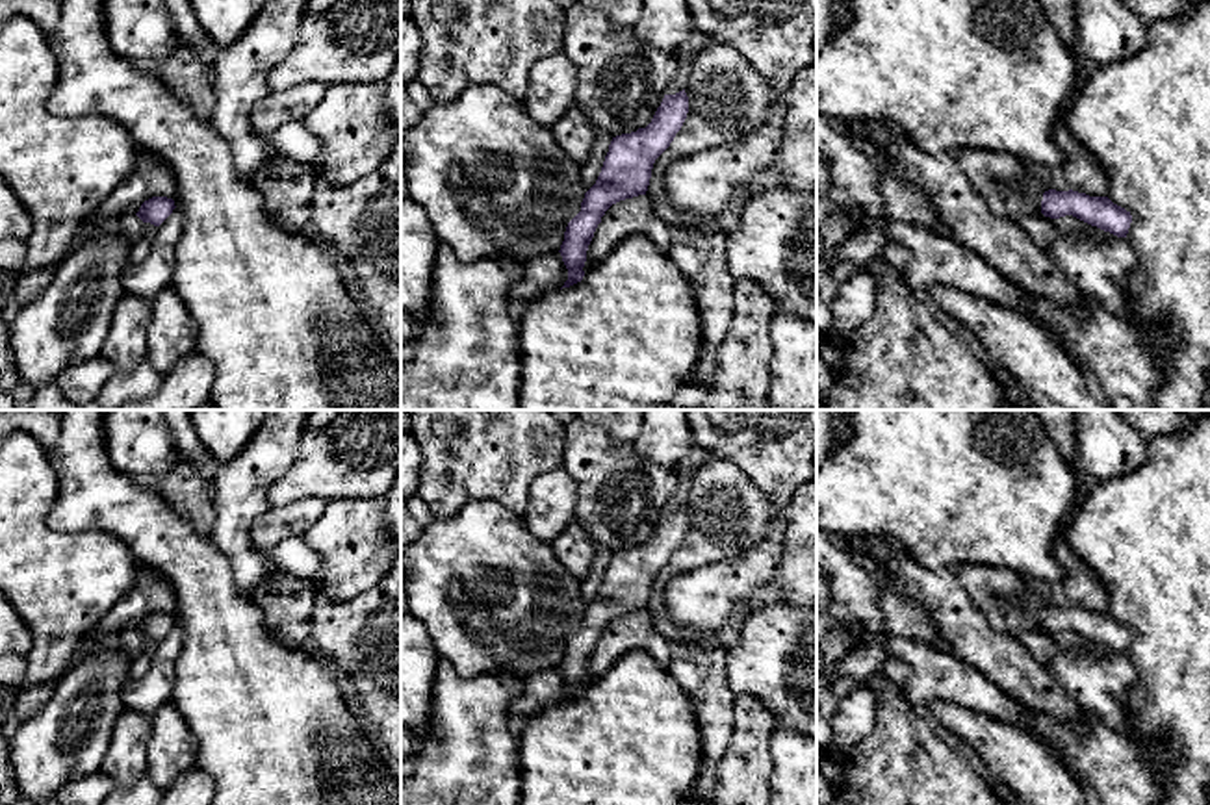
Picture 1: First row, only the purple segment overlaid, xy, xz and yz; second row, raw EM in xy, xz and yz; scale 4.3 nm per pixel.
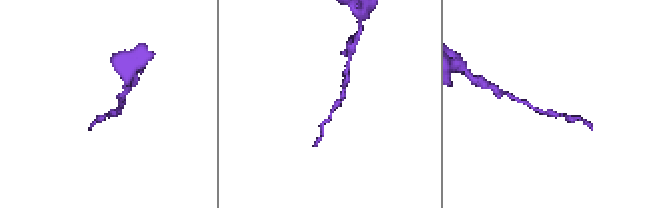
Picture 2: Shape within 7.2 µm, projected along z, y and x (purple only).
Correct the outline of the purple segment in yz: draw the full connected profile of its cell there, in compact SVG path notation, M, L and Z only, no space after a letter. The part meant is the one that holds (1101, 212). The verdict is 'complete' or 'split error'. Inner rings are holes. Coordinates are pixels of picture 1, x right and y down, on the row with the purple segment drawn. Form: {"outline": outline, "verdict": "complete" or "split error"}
{"outline": "M1073 189L1045 191L1041 200L1041 213L1050 219L1073 215L1117 237L1126 237L1132 223L1130 211L1113 204L1108 197L1089 197Z", "verdict": "complete"}

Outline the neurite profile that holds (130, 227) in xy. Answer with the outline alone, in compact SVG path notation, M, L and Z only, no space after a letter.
M141 150L134 172L119 184L91 219L109 236L121 234L130 245L143 236L143 221L135 215L152 197L173 198L176 178L156 154Z

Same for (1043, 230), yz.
M1023 215L1017 224L1041 249L1049 249L1058 237L1076 234L1080 237L1104 237L1106 232L1073 215L1050 219L1045 215Z

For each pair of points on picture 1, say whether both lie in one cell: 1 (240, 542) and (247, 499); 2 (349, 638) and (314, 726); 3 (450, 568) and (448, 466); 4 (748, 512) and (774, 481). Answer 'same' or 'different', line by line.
1: same
2: different
3: different
4: different

